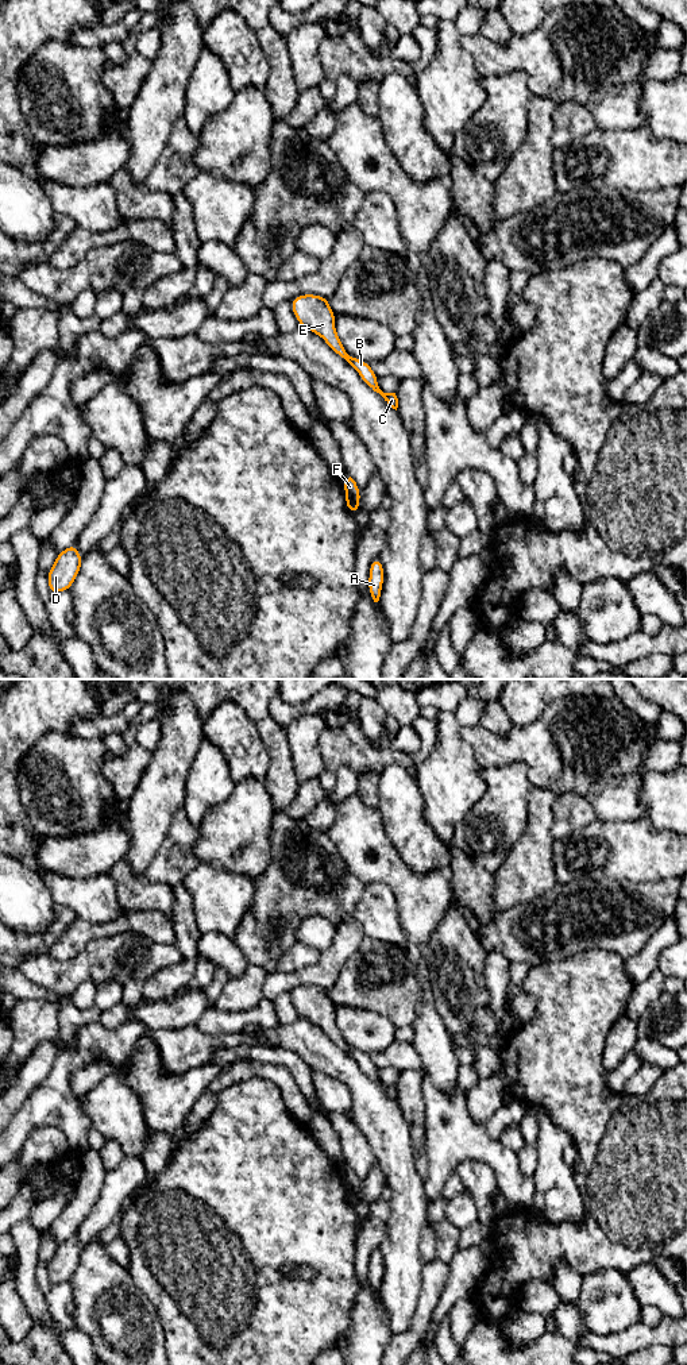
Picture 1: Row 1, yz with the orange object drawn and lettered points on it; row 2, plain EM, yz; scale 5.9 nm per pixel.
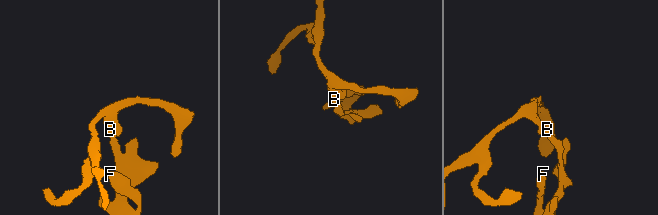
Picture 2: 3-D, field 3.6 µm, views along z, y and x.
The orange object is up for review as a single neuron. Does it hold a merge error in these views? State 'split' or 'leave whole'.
split

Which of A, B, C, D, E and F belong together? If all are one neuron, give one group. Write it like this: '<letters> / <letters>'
A B C F / D E

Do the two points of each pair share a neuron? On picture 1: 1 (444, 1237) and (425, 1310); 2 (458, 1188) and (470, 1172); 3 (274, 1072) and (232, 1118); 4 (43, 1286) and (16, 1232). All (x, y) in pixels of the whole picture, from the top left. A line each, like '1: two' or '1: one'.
1: one
2: two
3: two
4: two

